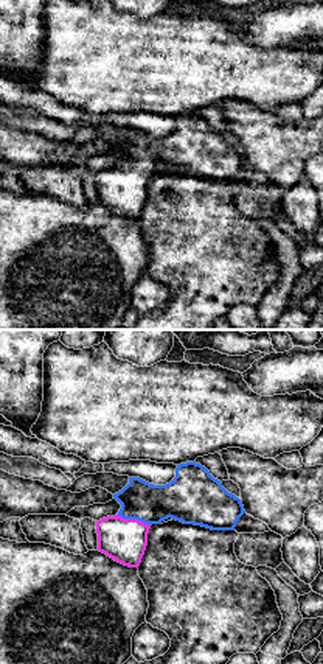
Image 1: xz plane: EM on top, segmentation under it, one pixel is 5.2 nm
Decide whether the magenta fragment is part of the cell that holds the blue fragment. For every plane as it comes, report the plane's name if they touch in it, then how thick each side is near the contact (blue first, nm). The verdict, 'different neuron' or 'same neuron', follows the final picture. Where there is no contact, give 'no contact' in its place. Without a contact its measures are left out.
meets blue in xz; 200 nm thick on the blue side, 220 nm on the other

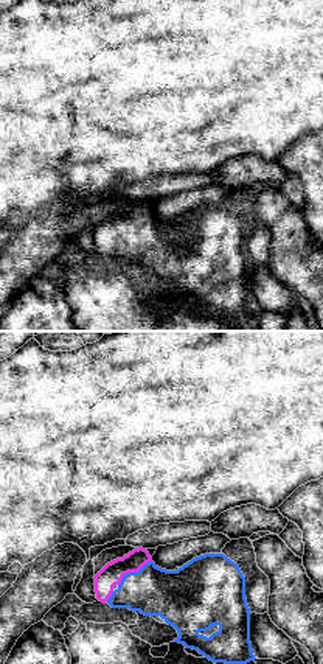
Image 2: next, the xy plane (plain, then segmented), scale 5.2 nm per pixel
meets blue in xy; 260 nm thick on the blue side, 120 nm on the other

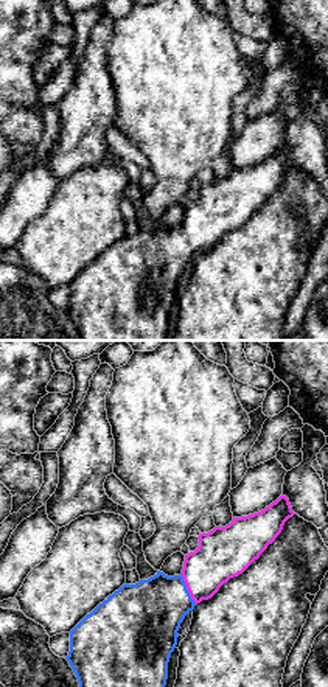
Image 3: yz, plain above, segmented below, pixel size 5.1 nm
meets blue in yz; 360 nm thick on the blue side, 260 nm on the other

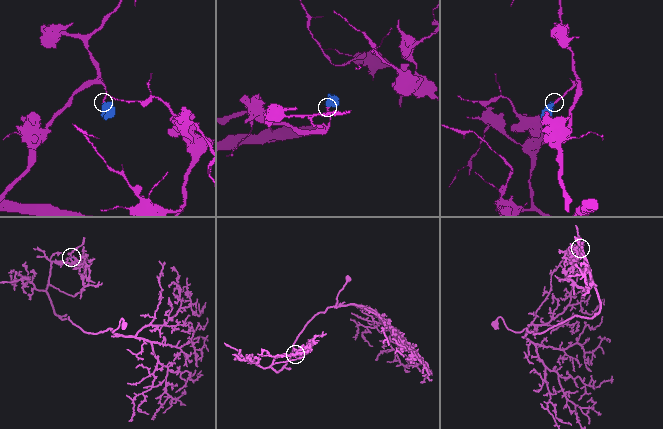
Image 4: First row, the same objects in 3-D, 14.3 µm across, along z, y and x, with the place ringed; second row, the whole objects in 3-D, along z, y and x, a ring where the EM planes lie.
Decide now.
same neuron

